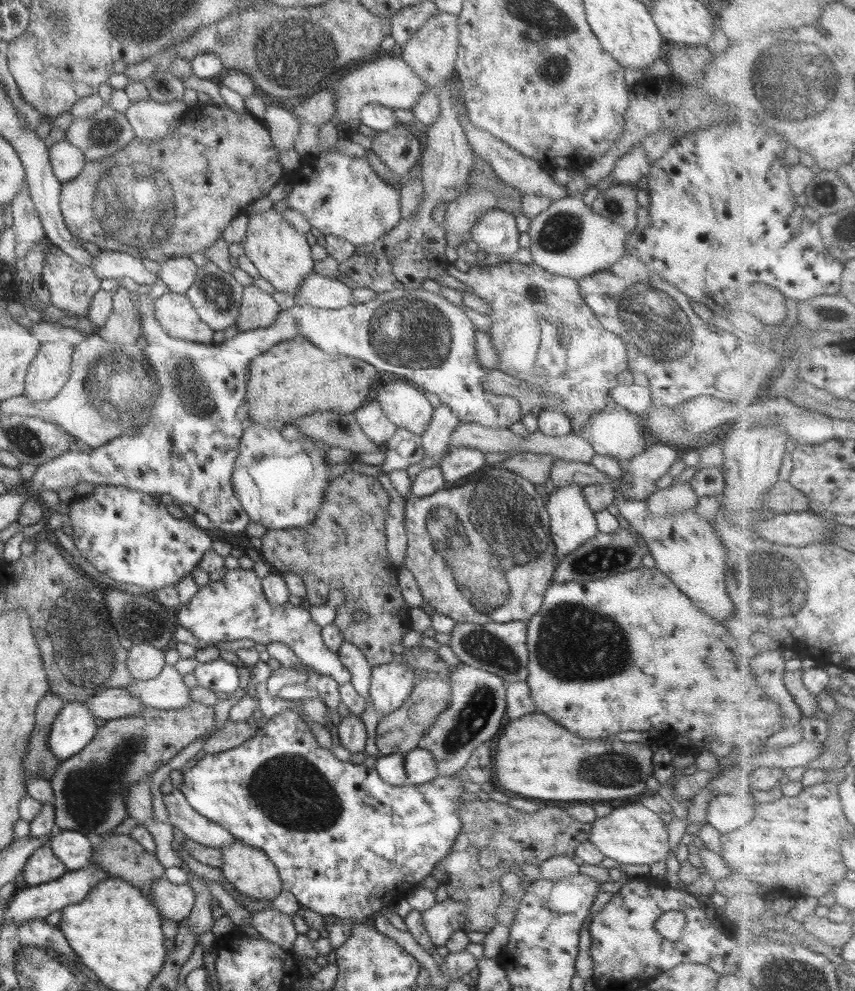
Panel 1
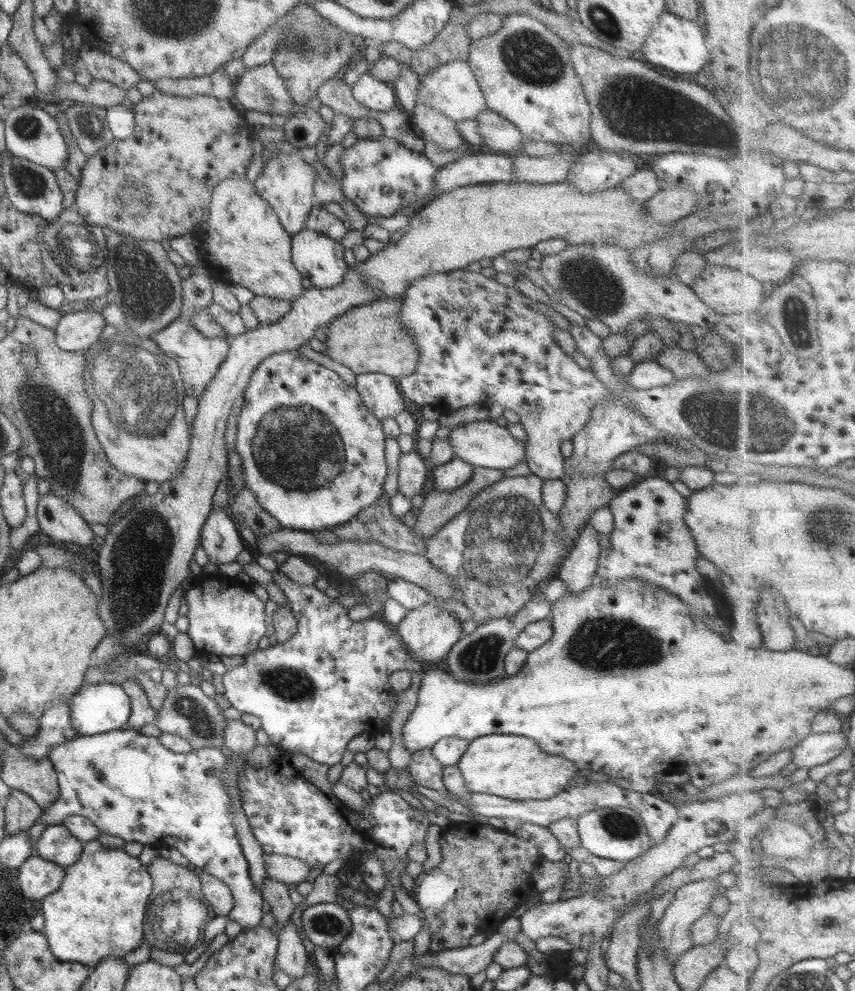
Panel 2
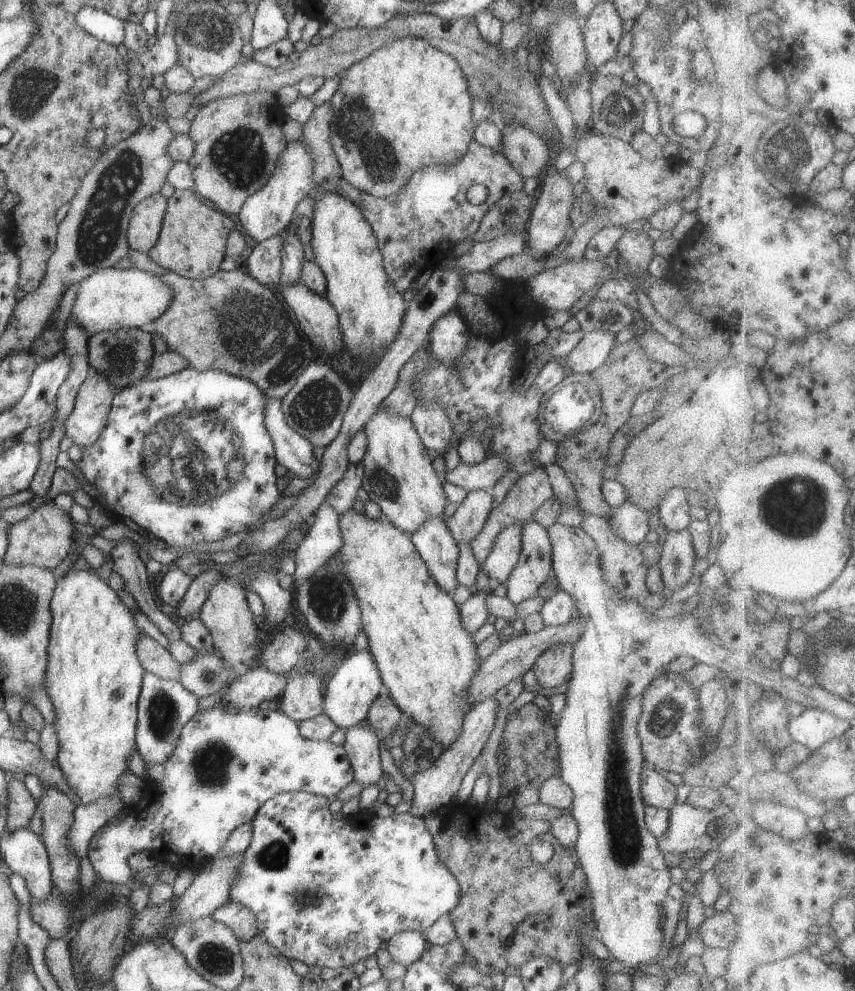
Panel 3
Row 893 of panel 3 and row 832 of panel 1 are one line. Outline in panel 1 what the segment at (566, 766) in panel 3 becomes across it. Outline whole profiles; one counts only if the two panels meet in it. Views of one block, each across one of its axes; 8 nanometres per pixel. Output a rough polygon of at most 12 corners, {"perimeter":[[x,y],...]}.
{"perimeter":[[641,802],[596,819],[608,859],[650,866],[670,852],[665,816]]}

